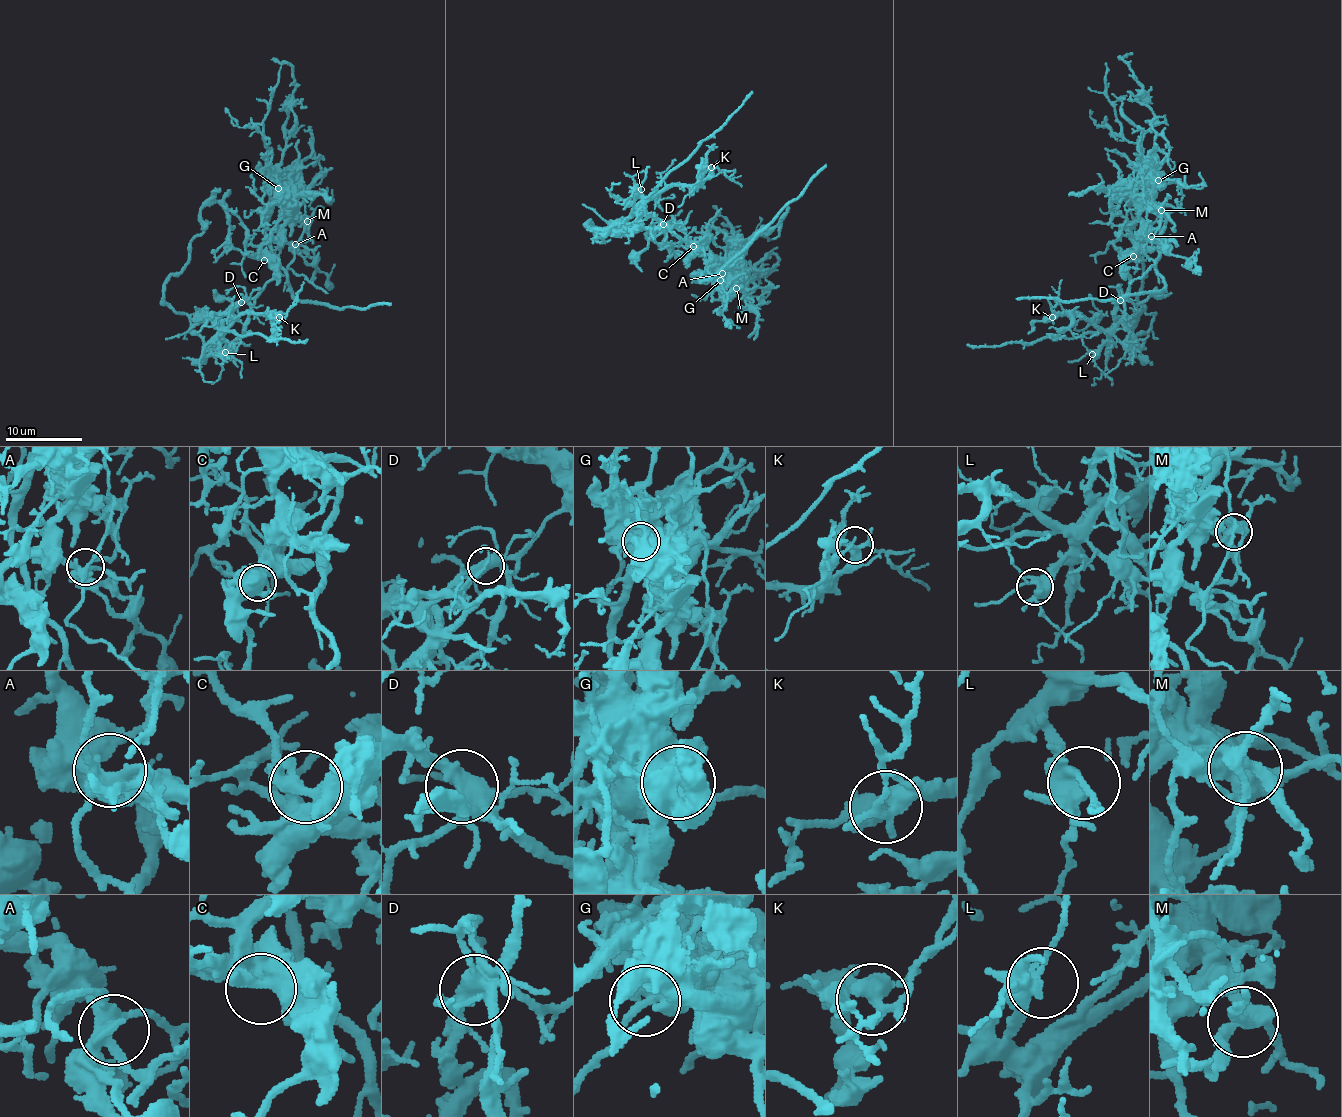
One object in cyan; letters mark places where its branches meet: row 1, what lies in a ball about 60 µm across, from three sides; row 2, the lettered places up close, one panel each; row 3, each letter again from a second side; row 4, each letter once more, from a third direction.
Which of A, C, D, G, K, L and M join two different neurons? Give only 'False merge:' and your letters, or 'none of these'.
False merge: D

